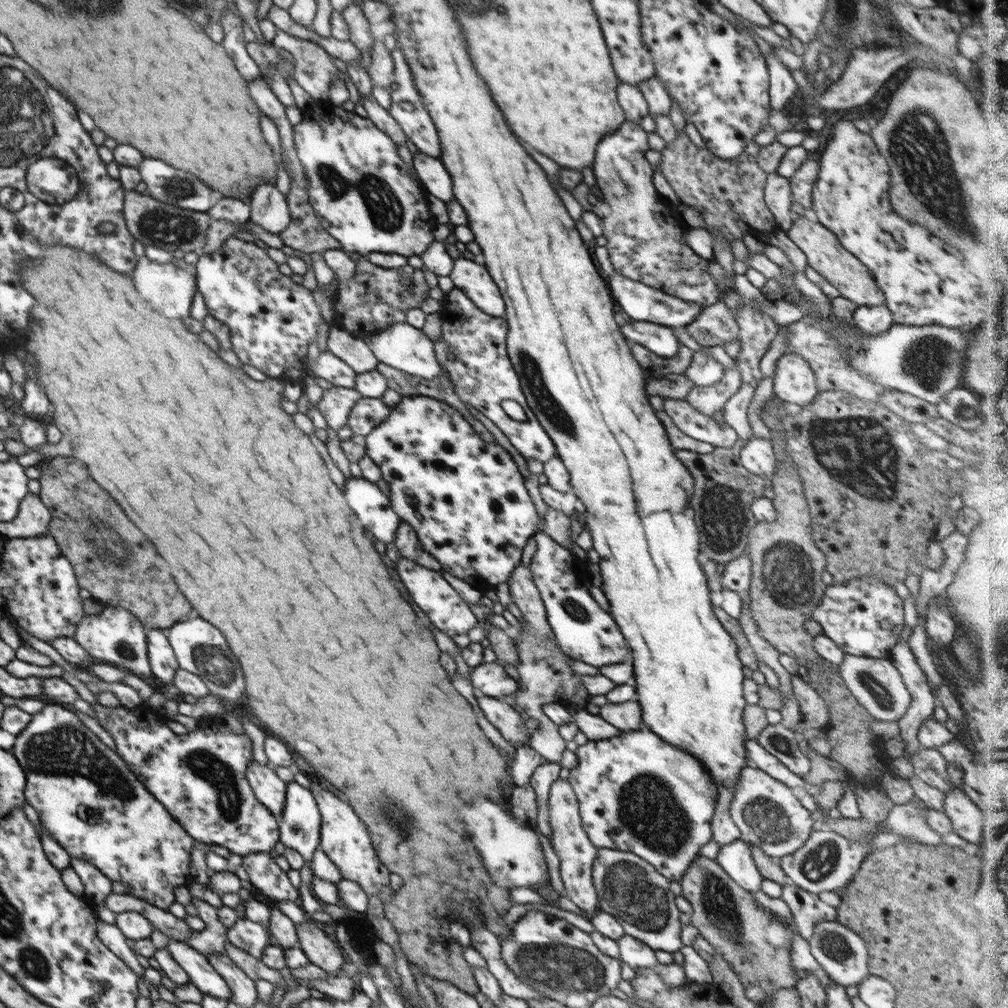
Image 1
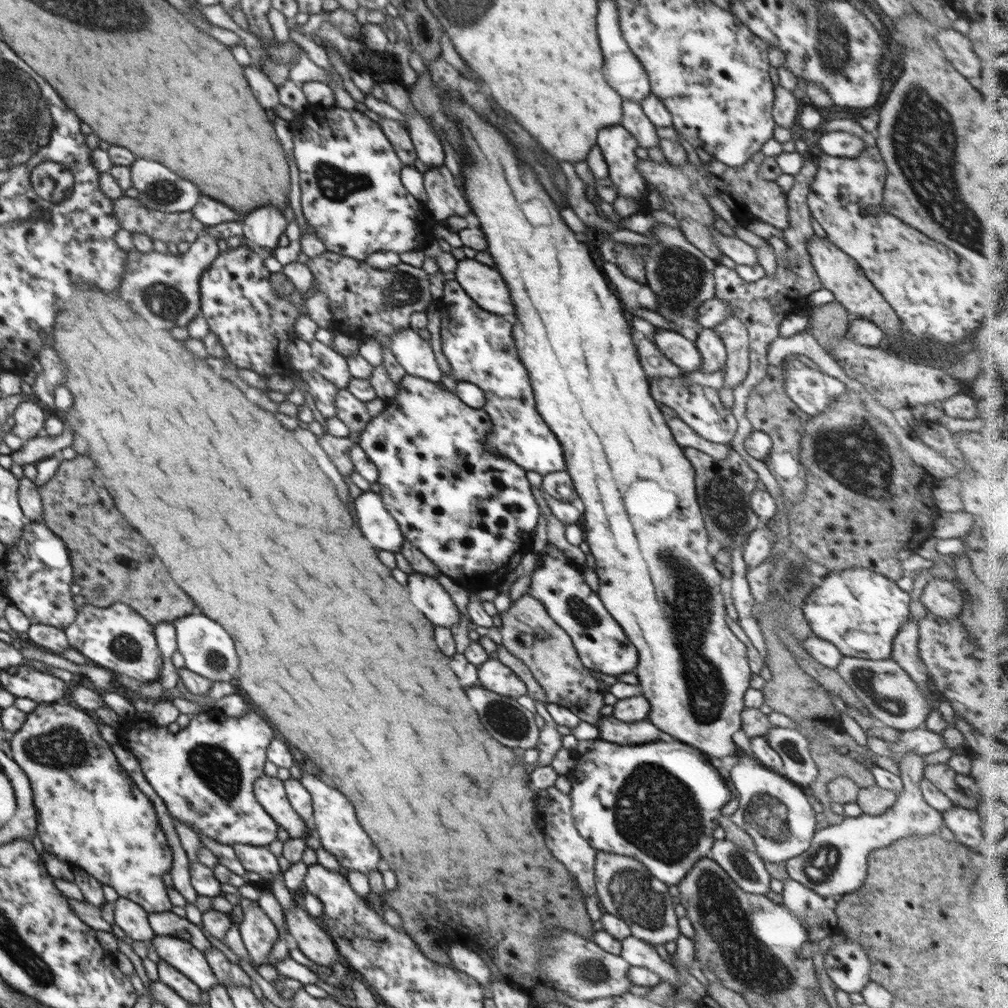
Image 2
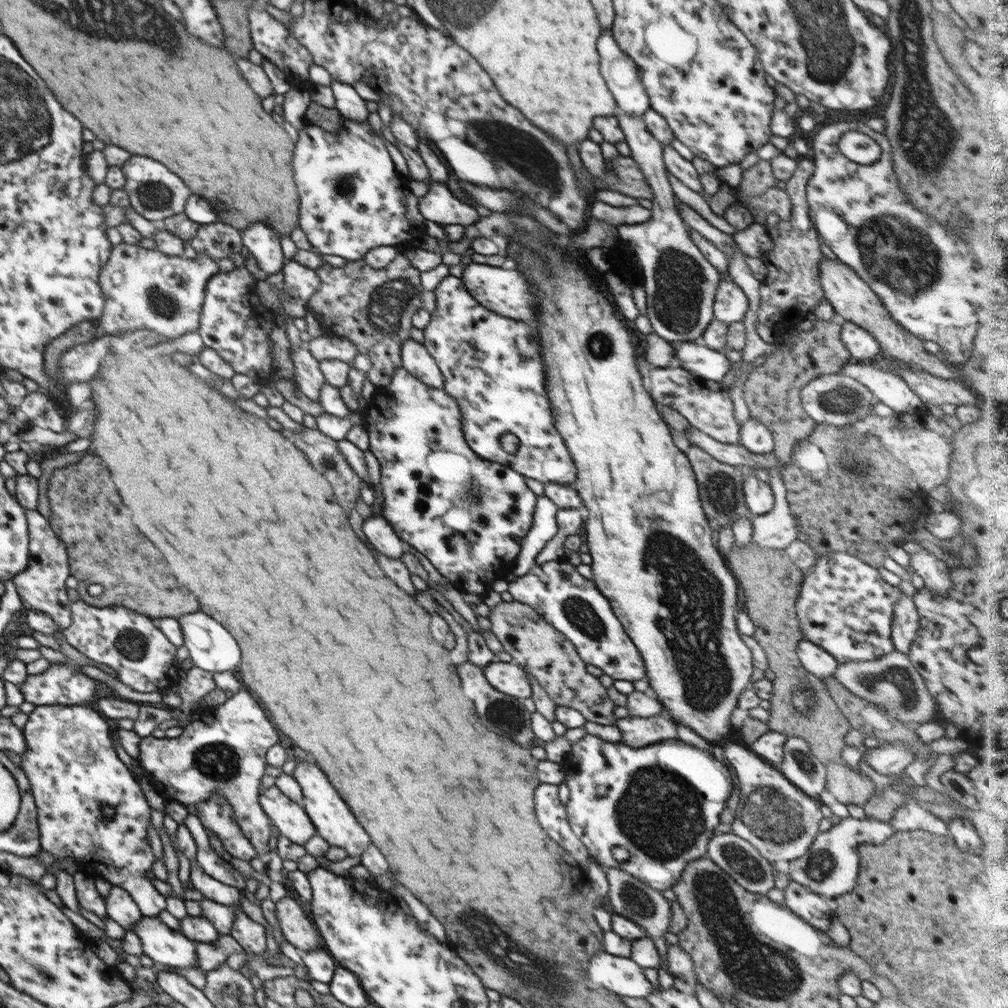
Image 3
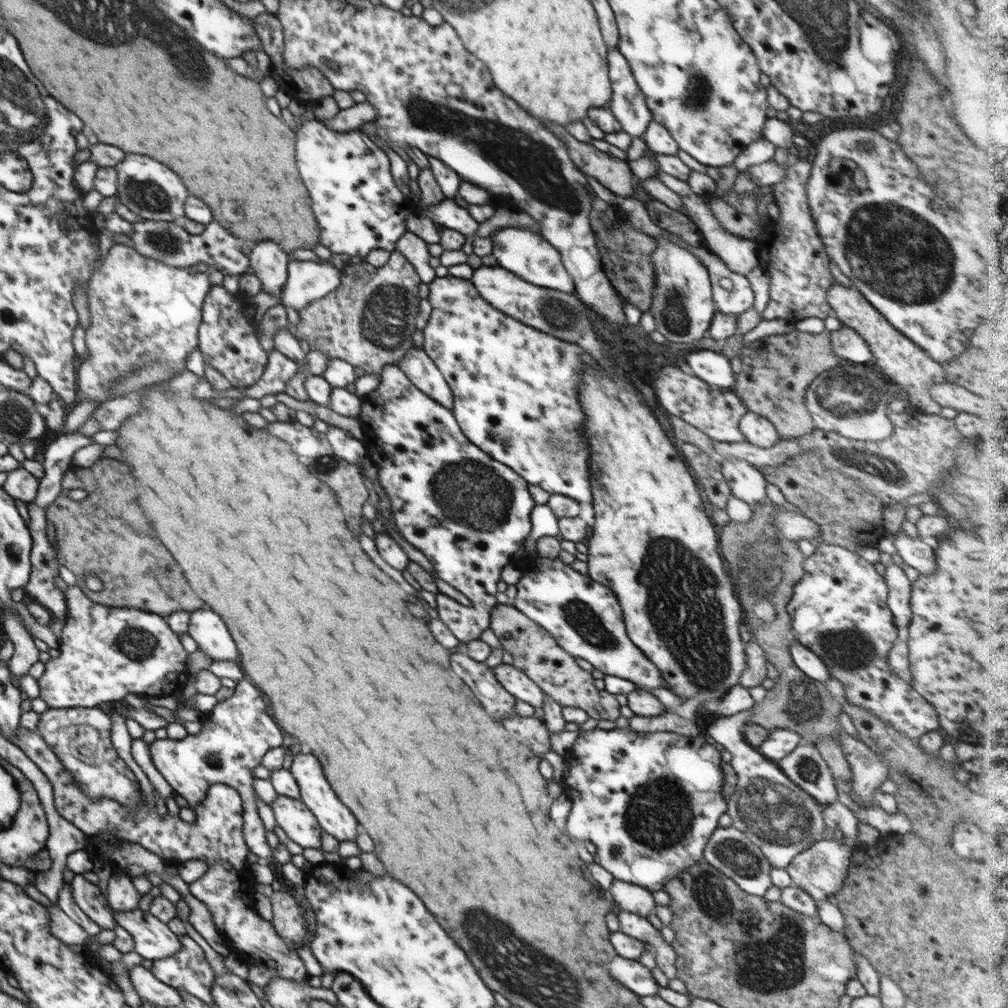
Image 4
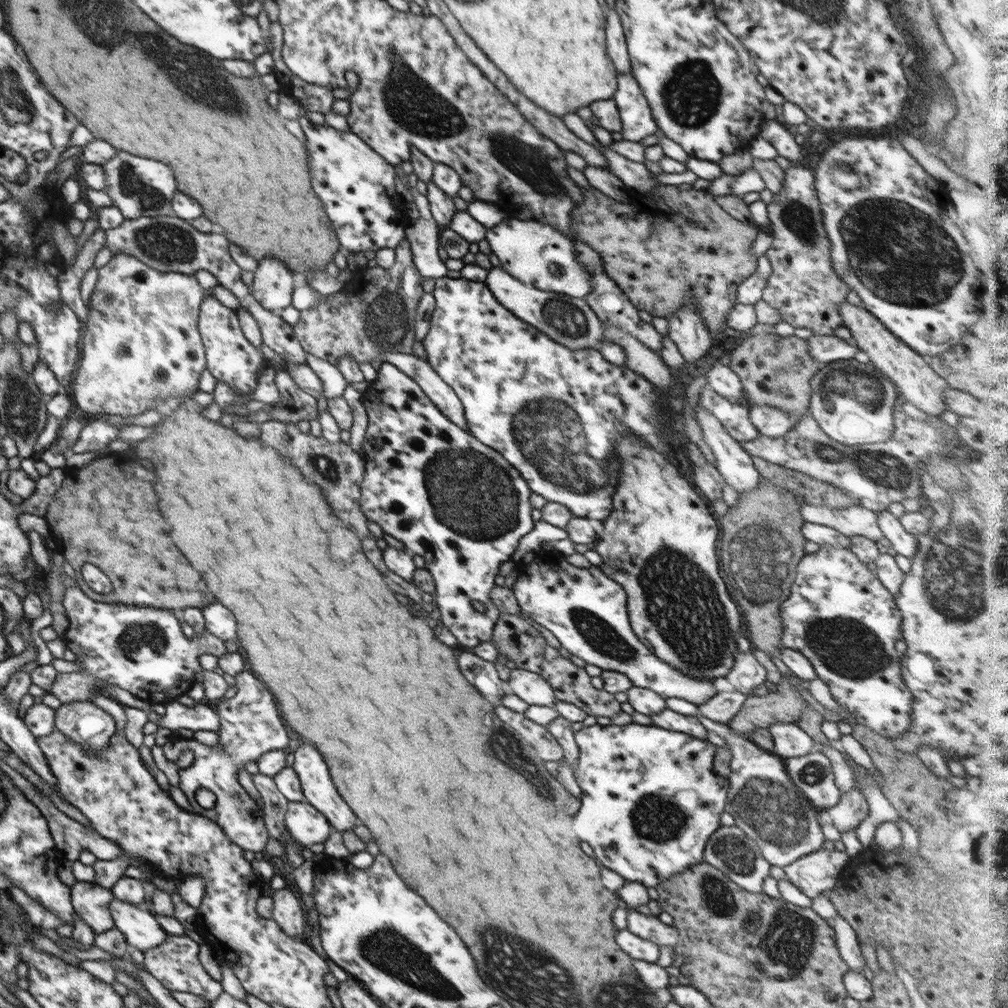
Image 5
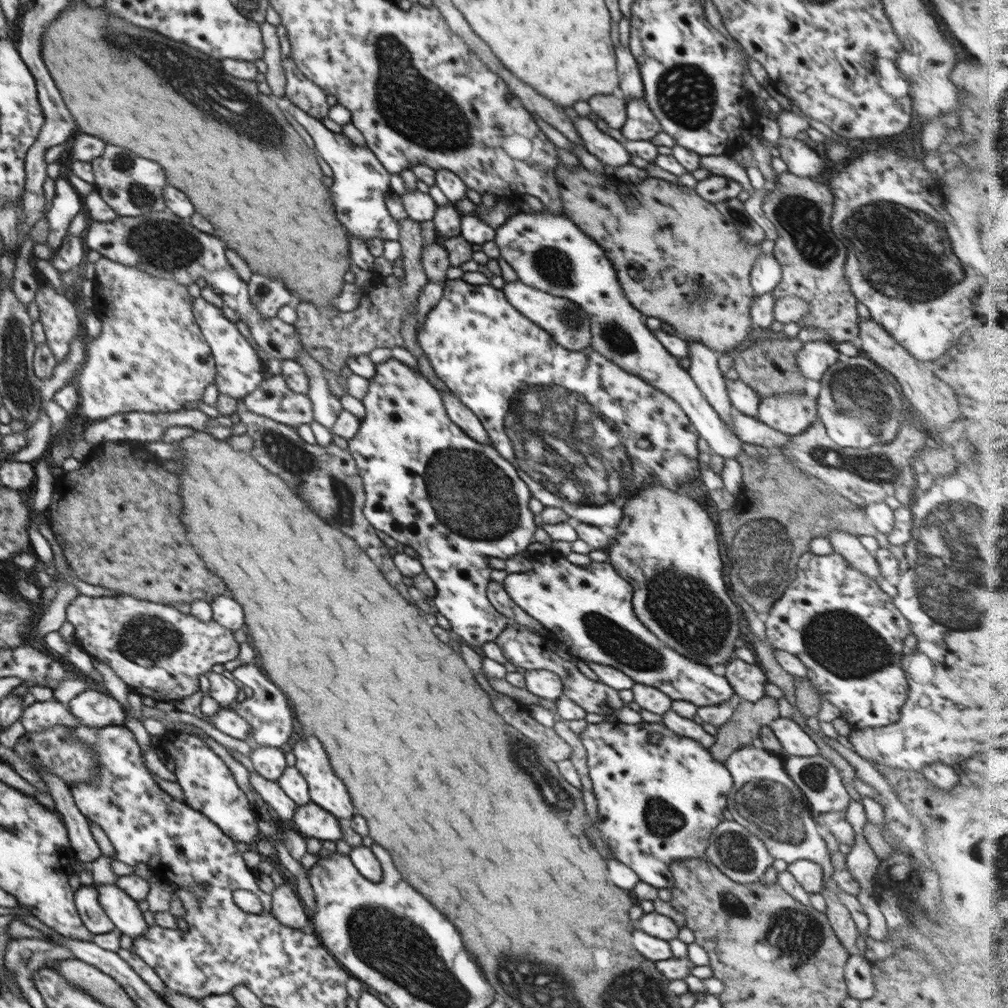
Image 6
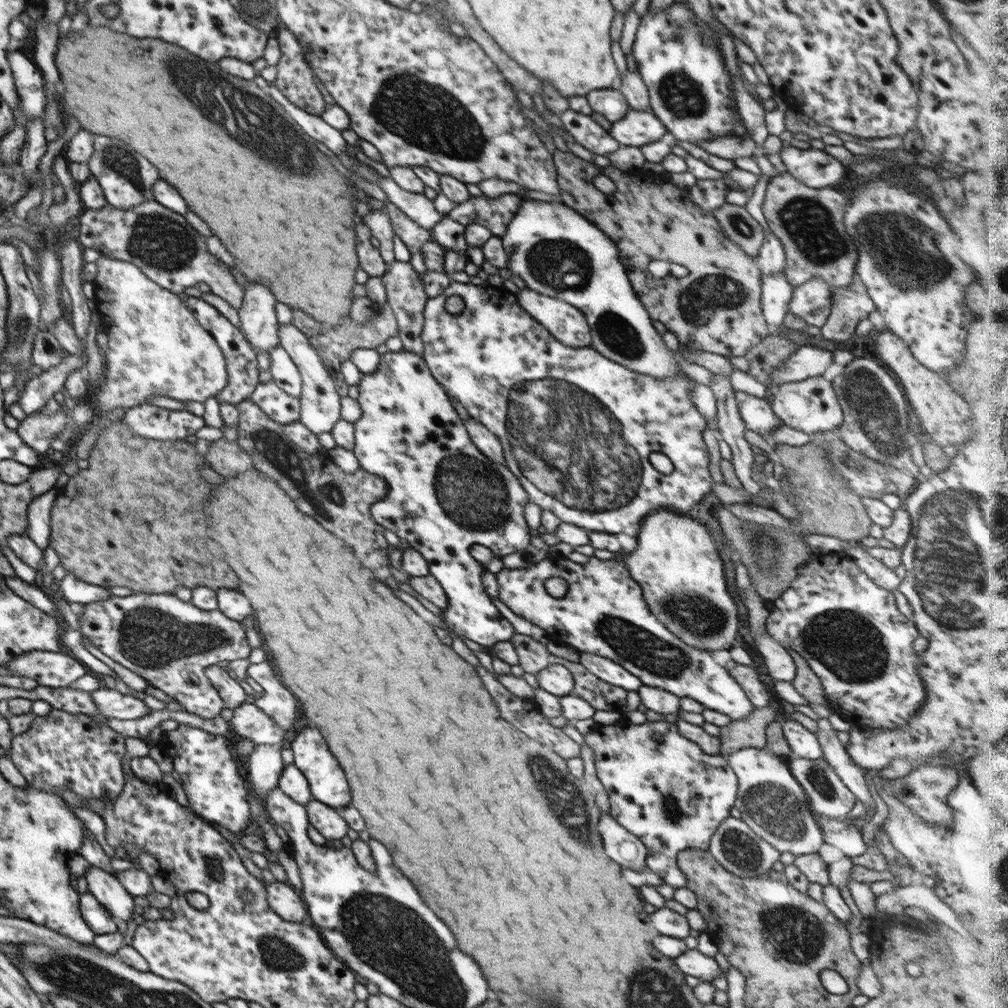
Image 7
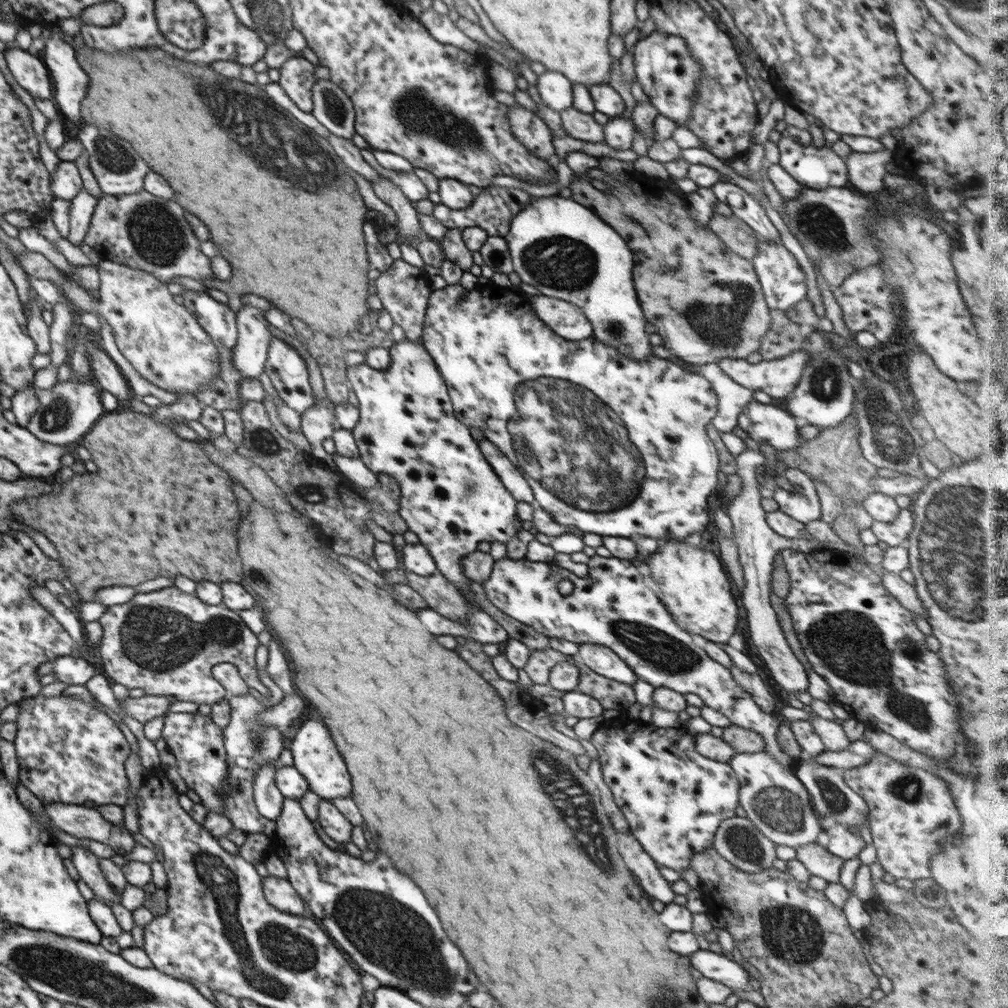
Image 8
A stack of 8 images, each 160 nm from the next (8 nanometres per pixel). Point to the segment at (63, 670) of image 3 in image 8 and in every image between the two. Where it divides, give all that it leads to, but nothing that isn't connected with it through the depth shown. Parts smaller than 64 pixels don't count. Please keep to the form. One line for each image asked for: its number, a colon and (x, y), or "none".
4: (107, 652)
5: (141, 649)
6: (158, 651)
7: (169, 642)
8: (166, 642)

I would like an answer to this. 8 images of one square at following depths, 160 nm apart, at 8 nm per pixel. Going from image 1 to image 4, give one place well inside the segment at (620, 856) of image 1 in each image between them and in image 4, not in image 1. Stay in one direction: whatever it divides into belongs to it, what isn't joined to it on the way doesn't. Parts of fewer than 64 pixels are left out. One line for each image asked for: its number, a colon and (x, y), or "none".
2: (625, 887)
3: (629, 897)
4: (628, 897)

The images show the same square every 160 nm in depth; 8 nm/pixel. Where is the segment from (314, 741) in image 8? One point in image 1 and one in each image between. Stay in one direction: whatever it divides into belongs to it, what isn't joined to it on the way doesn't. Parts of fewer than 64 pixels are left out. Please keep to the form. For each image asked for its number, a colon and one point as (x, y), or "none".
1: (347, 842)
2: (336, 825)
3: (333, 820)
4: (317, 795)
5: (316, 784)
6: (326, 790)
7: (327, 783)

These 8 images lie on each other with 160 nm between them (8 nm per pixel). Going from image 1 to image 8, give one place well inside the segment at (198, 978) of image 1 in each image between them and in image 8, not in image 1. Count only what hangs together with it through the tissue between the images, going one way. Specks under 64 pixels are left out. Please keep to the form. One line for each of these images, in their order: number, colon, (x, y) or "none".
2: (178, 953)
3: (164, 945)
4: (153, 940)
5: (142, 931)
6: (123, 911)
7: (103, 885)
8: (87, 864)

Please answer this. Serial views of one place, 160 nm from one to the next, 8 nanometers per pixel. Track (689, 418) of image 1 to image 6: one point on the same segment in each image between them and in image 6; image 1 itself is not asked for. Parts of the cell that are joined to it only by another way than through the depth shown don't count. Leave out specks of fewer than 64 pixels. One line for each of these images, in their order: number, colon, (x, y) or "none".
2: (698, 406)
3: (706, 405)
4: (717, 413)
5: (734, 416)
6: (748, 429)

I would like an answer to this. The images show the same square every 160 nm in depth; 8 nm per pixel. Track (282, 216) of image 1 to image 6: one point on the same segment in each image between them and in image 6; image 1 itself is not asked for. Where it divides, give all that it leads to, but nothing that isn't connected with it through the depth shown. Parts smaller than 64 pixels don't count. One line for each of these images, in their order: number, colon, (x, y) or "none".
2: (263, 227)
3: (263, 243)
4: (270, 264)
5: (273, 286)
6: (268, 295)

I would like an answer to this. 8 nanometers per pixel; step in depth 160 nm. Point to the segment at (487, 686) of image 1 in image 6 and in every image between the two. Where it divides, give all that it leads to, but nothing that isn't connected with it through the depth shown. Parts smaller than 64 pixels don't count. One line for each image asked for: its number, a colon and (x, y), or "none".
2: (493, 675)
3: (508, 678)
4: (516, 682)
5: (534, 689)
6: (546, 684)

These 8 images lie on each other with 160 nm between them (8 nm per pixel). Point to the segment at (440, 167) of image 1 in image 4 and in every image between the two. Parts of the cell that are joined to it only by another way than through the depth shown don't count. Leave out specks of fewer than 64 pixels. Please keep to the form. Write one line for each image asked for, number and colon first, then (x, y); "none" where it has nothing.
2: (443, 199)
3: (440, 205)
4: (450, 215)

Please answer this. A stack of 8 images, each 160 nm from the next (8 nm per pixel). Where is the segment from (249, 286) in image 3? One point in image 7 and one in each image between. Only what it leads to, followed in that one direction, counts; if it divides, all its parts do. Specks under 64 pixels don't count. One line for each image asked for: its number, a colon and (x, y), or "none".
4: (227, 339)
5: (232, 359)
6: (239, 370)
7: (243, 372)

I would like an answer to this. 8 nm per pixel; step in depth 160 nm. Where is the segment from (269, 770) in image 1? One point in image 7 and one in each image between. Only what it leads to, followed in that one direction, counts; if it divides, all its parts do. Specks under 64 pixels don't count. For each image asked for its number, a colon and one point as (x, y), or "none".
2: (271, 795)
3: (292, 821)
4: (300, 825)
5: (304, 823)
6: (310, 820)
7: (327, 821)

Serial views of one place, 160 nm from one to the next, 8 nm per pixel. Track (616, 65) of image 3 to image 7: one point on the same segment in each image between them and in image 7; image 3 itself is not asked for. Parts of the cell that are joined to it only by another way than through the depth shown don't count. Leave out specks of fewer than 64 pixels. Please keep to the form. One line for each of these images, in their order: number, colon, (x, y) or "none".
4: (628, 104)
5: (637, 121)
6: (641, 124)
7: (639, 127)

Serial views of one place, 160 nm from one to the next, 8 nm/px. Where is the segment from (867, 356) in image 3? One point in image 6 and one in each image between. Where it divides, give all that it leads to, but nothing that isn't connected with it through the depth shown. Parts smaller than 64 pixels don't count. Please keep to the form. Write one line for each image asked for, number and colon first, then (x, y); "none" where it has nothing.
4: (846, 343)
5: (824, 348)
6: (814, 358)

